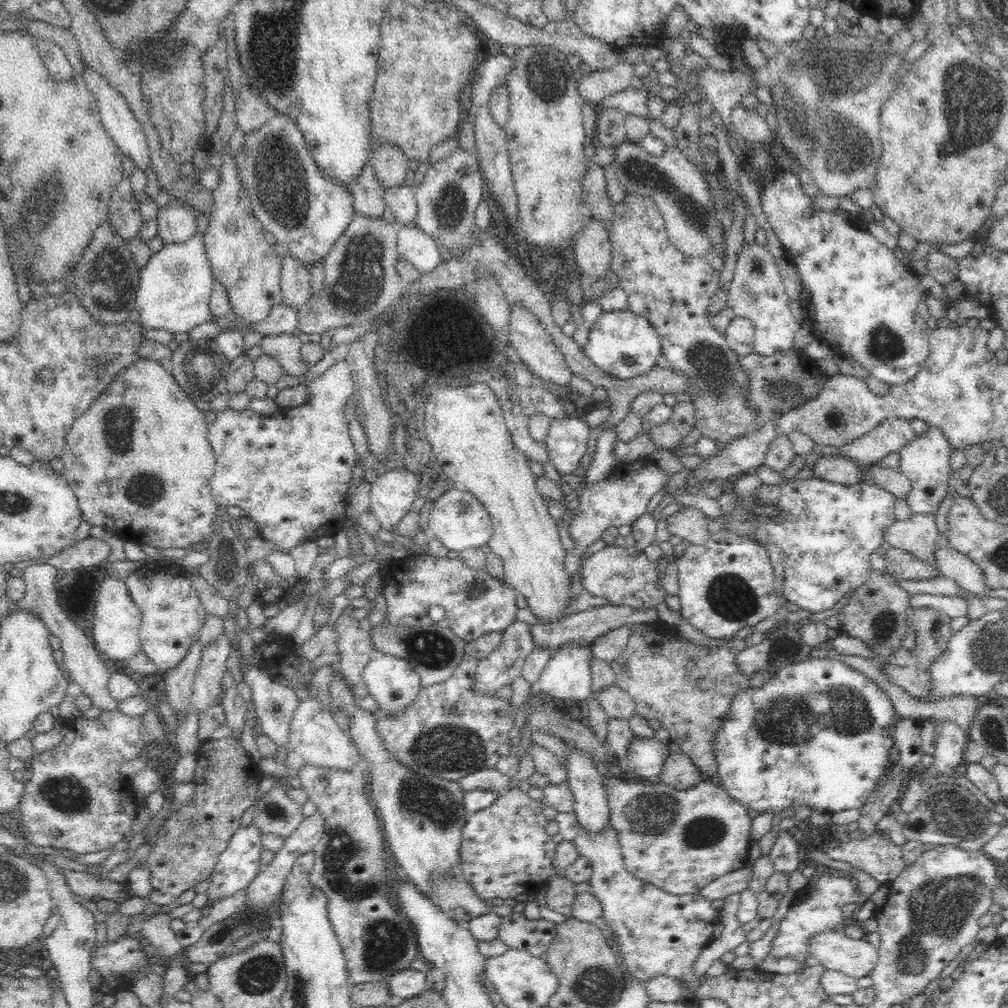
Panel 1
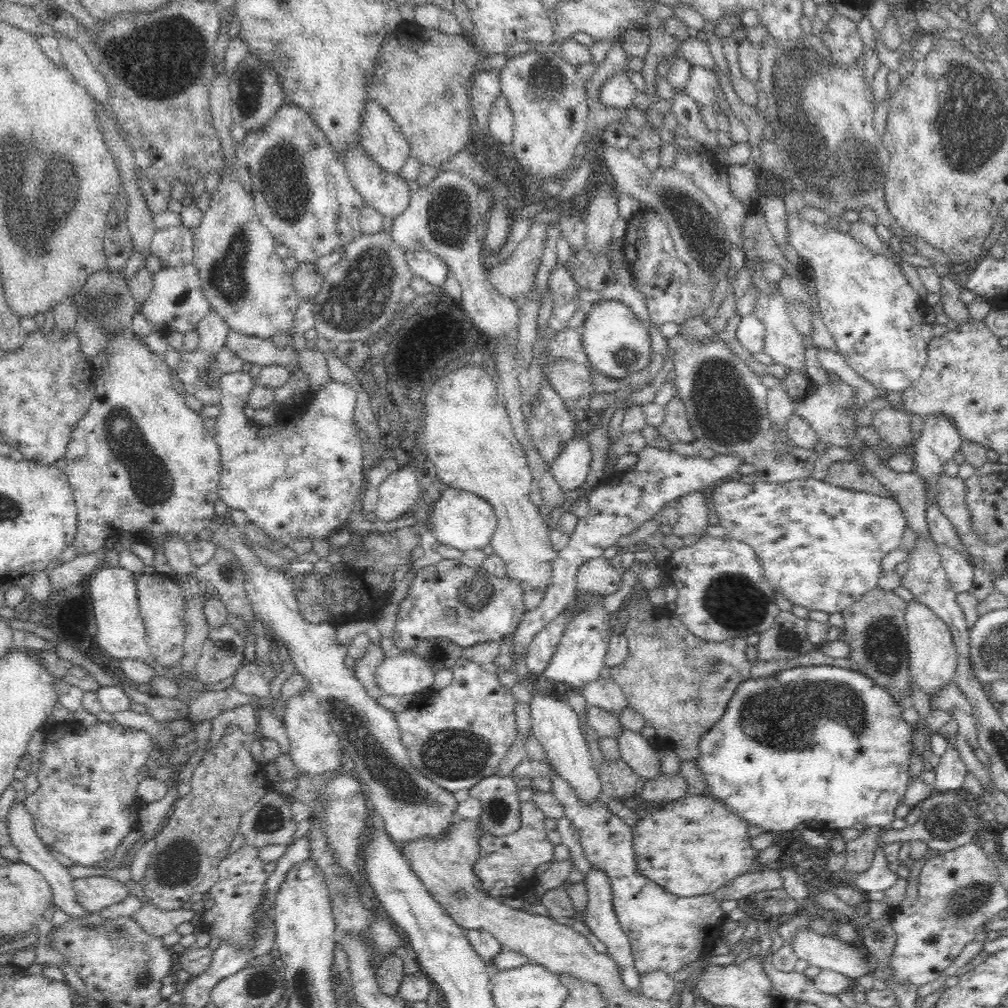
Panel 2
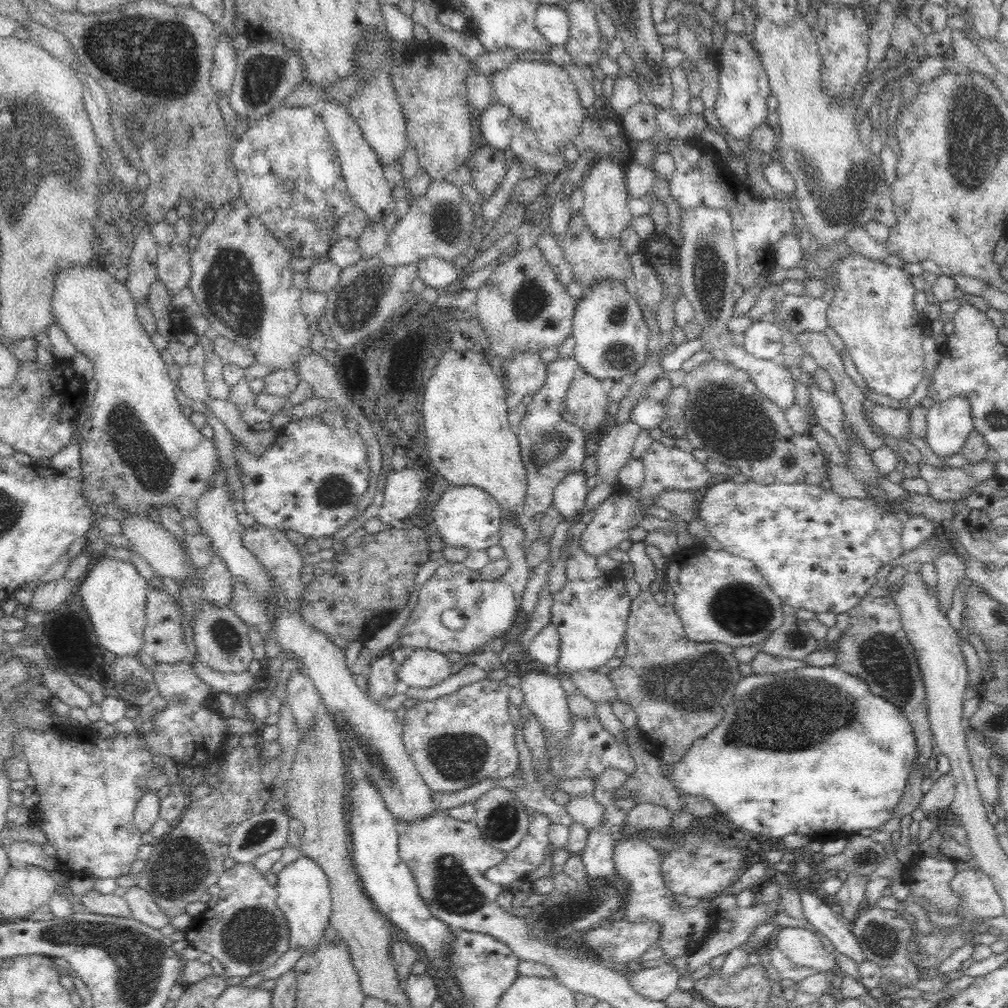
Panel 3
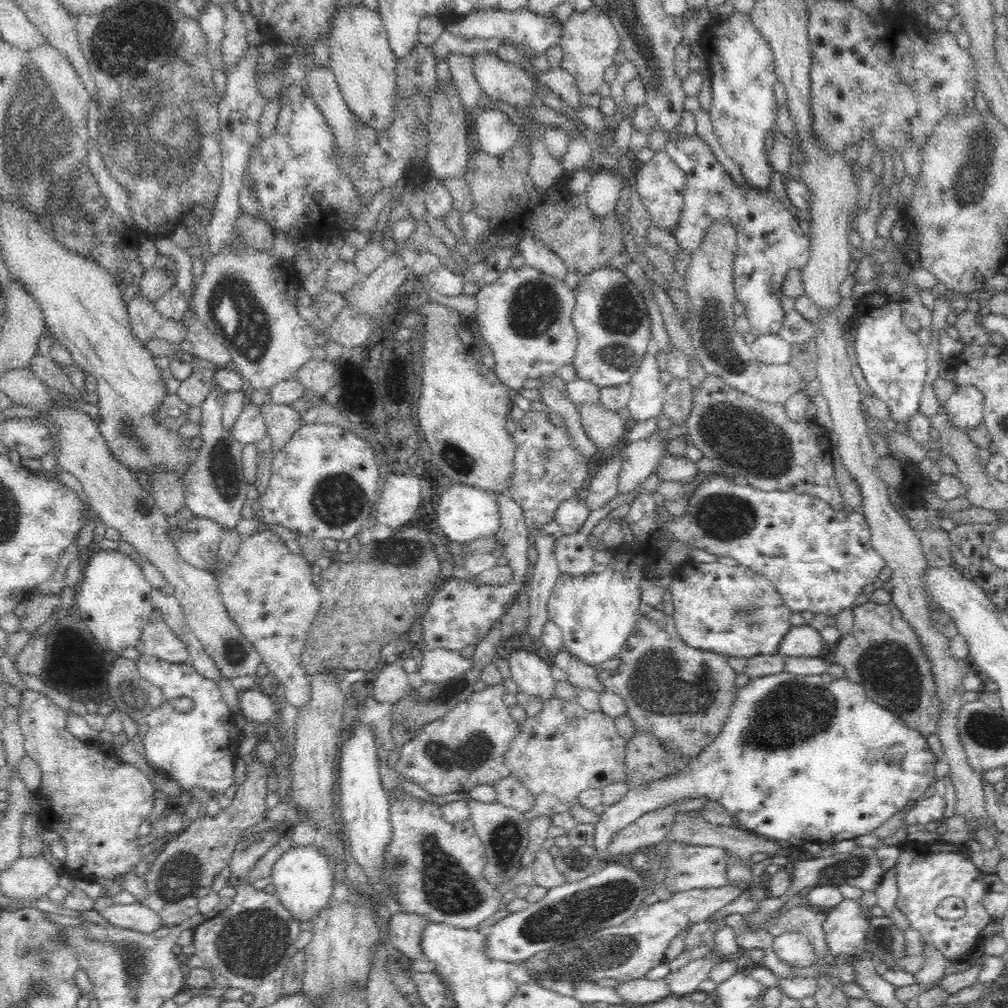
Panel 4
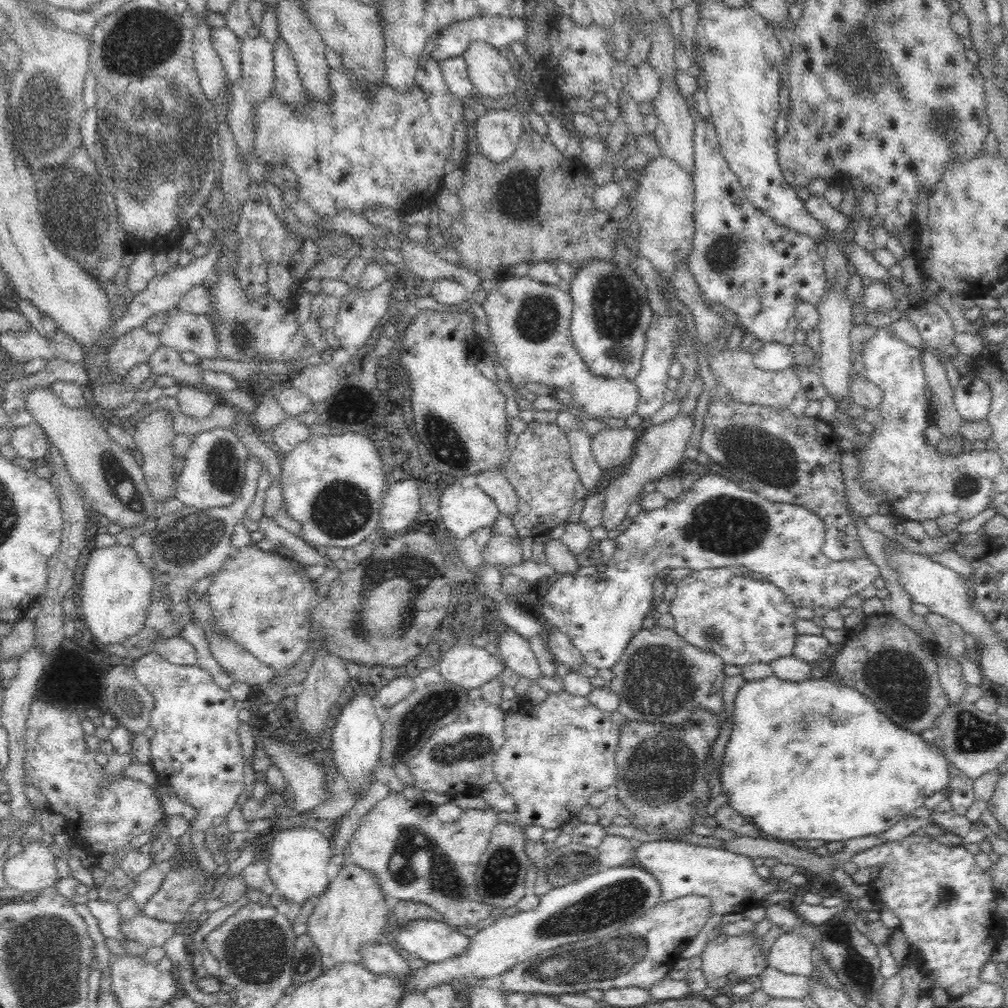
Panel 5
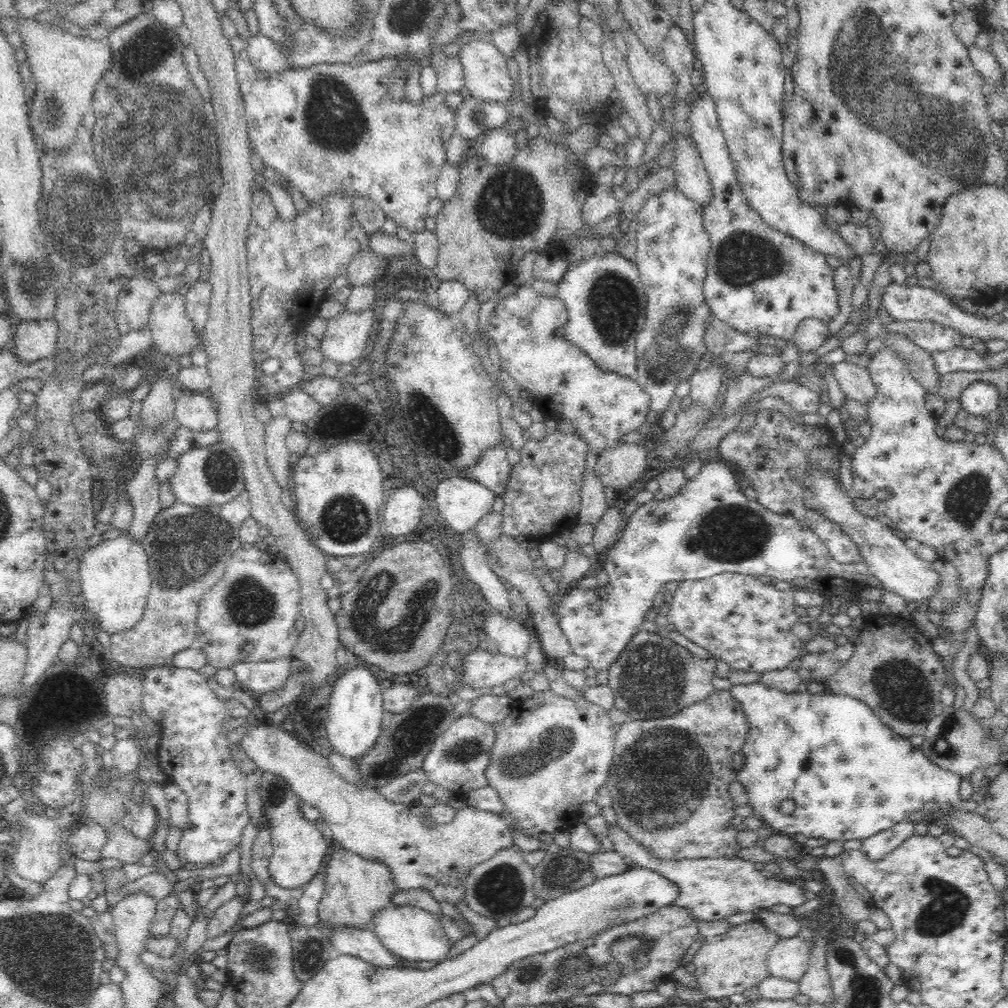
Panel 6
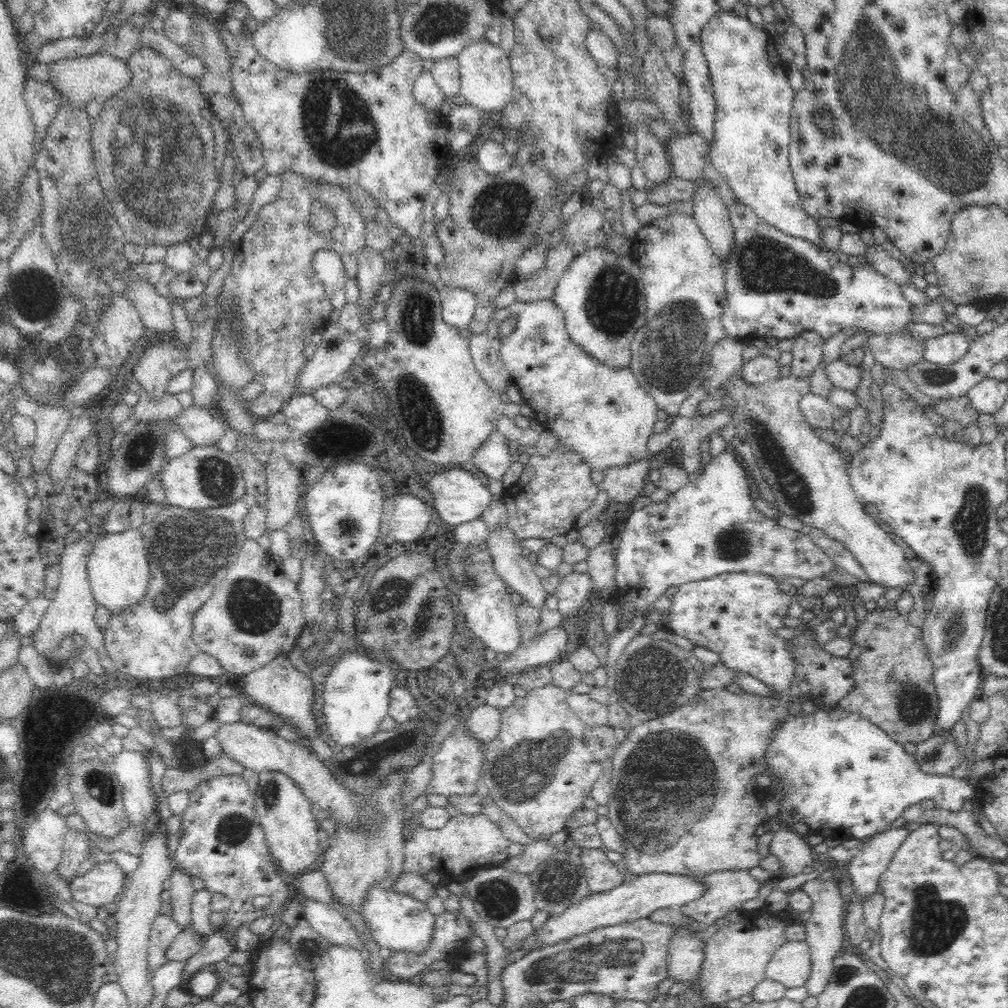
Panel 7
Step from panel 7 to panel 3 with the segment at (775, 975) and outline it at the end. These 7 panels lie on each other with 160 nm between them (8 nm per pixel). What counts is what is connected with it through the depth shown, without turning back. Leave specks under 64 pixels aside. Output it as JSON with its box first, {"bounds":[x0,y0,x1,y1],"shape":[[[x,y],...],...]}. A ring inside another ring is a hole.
{"bounds":[777,927,836,971],"shape":[[[780,927],[777,933],[778,951],[786,955],[796,967],[804,966],[827,971],[836,966],[835,954],[830,954],[812,932],[804,928]]]}

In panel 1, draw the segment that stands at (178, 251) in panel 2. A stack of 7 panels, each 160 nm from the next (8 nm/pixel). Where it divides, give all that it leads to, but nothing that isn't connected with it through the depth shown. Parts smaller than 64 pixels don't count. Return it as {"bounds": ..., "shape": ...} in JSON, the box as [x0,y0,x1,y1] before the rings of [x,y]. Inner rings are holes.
{"bounds":[157,205,196,245],"shape":[[[172,205],[159,208],[157,235],[164,245],[181,245],[188,242],[196,233],[195,209],[188,205]]]}

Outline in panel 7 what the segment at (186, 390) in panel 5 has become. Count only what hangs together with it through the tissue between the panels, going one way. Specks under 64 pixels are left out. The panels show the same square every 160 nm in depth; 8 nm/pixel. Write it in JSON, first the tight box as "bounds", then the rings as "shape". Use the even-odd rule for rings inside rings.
{"bounds":[180,408,228,448],"shape":[[[186,408],[180,414],[180,430],[192,448],[219,447],[220,439],[228,430],[219,415],[204,409]]]}

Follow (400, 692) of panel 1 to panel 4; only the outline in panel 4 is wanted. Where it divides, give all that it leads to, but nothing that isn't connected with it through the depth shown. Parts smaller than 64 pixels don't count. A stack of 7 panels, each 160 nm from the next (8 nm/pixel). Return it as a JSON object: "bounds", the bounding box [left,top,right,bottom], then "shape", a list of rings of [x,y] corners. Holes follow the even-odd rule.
{"bounds":[415,647,475,685],"shape":[[[423,647],[415,652],[423,682],[443,685],[455,678],[464,678],[475,667],[473,658],[464,657],[460,650]]]}

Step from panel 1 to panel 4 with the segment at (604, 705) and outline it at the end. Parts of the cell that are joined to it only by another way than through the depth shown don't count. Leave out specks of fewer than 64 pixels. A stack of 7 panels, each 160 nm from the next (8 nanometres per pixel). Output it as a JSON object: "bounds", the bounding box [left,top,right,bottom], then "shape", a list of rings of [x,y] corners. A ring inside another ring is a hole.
{"bounds":[553,644,603,693],"shape":[[[562,644],[558,648],[558,652],[553,655],[554,665],[559,666],[568,674],[569,681],[575,688],[584,687],[590,688],[600,693],[603,690],[603,684],[597,678],[597,672],[593,666],[582,662],[576,656],[572,656],[568,649]]]}

